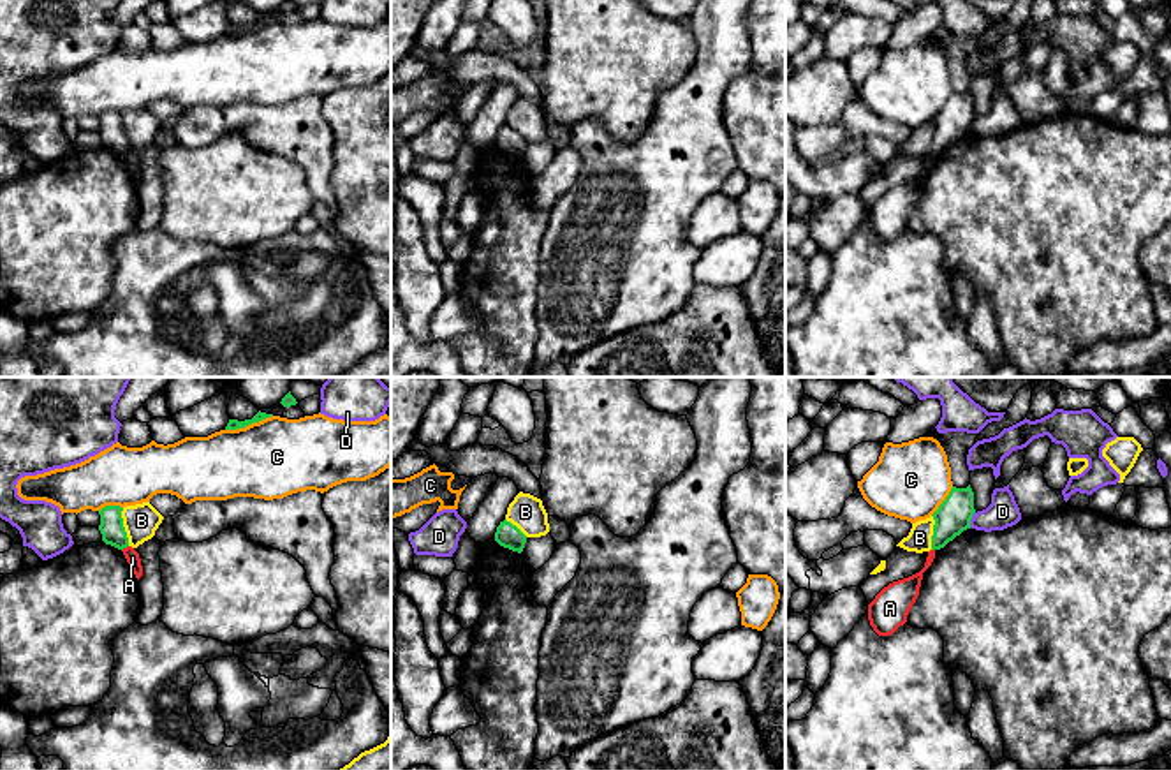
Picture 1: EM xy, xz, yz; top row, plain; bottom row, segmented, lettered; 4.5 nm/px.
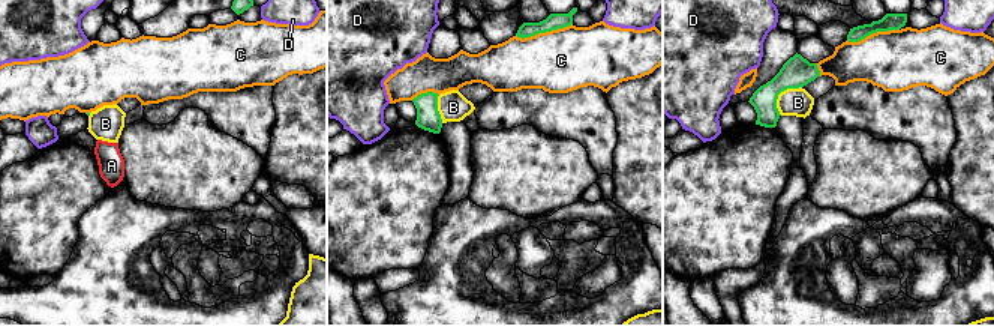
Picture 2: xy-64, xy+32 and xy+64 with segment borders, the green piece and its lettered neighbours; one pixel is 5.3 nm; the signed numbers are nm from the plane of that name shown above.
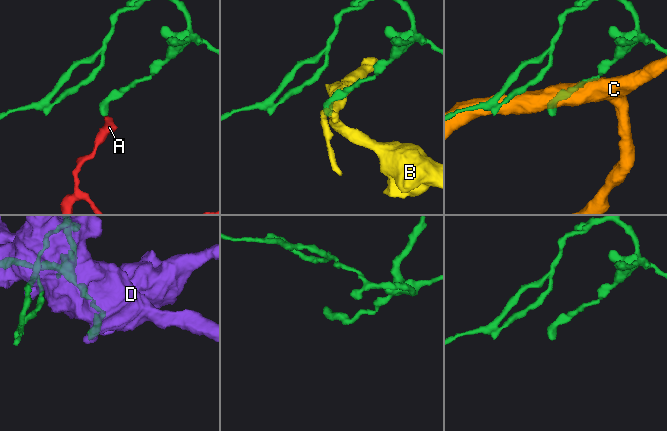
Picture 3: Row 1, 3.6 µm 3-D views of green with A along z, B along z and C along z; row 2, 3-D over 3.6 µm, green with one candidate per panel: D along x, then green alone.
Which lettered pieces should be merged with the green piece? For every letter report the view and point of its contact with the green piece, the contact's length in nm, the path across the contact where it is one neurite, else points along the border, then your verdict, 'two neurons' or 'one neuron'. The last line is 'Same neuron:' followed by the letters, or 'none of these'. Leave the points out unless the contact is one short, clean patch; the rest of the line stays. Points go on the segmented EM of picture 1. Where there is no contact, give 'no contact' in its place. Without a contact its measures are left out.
A: meets green in xy at (124, 547); contact 40 nm long; border along xy (127, 545), (122, 550); two neurons
B: meets green in xy at (124, 527); contact 180 nm long; border along xy (122, 508), (122, 525), (129, 545); two neurons
C: meets green in xy at (249, 423); contact 220 nm long; two neurons
D: meets green in yz at (971, 518); contact 80 nm long; two neurons
Same neuron: none of these

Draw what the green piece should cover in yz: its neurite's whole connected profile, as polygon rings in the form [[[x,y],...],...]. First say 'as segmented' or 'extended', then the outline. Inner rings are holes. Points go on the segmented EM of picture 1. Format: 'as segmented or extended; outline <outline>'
as segmented; outline [[[970,485],[967,488],[953,486],[946,500],[932,515],[935,520],[932,550],[944,548],[963,530],[970,529],[974,513],[974,492]]]

